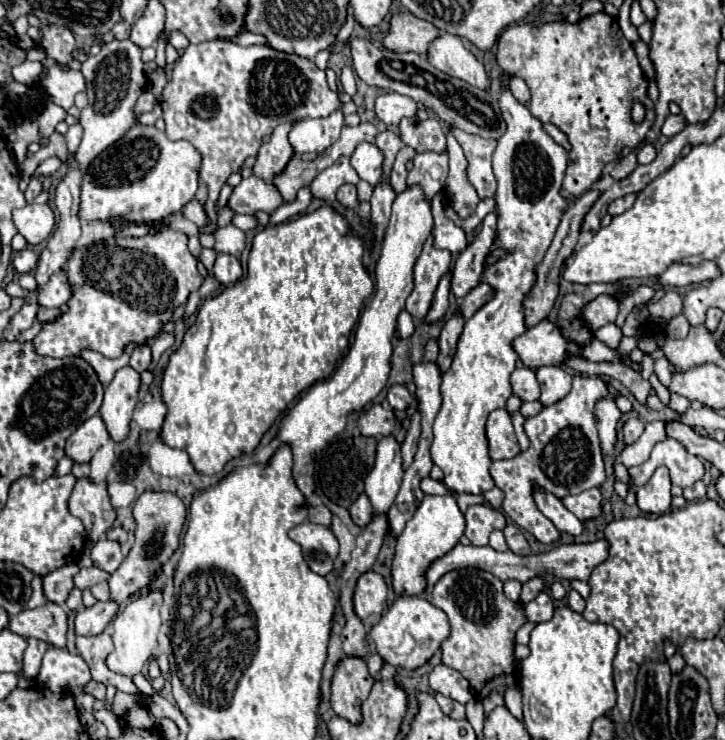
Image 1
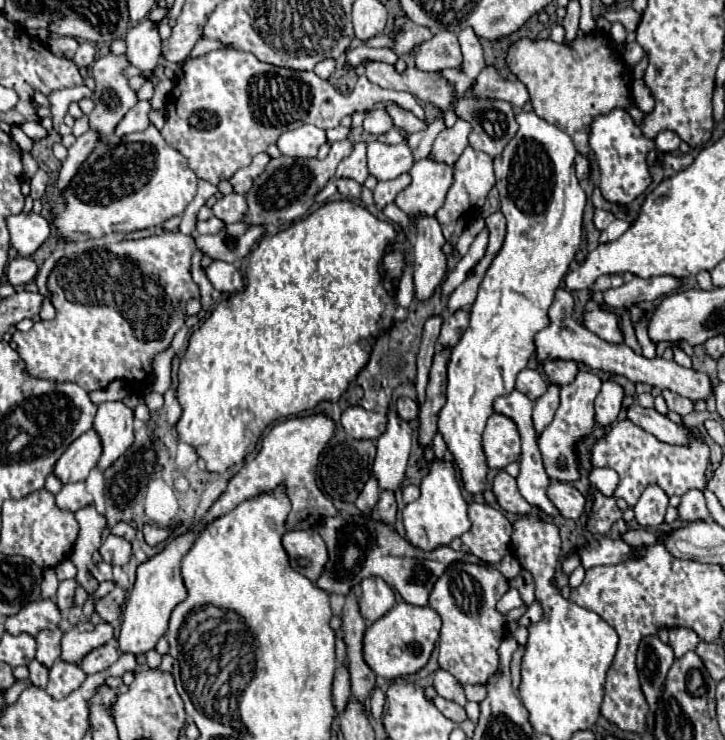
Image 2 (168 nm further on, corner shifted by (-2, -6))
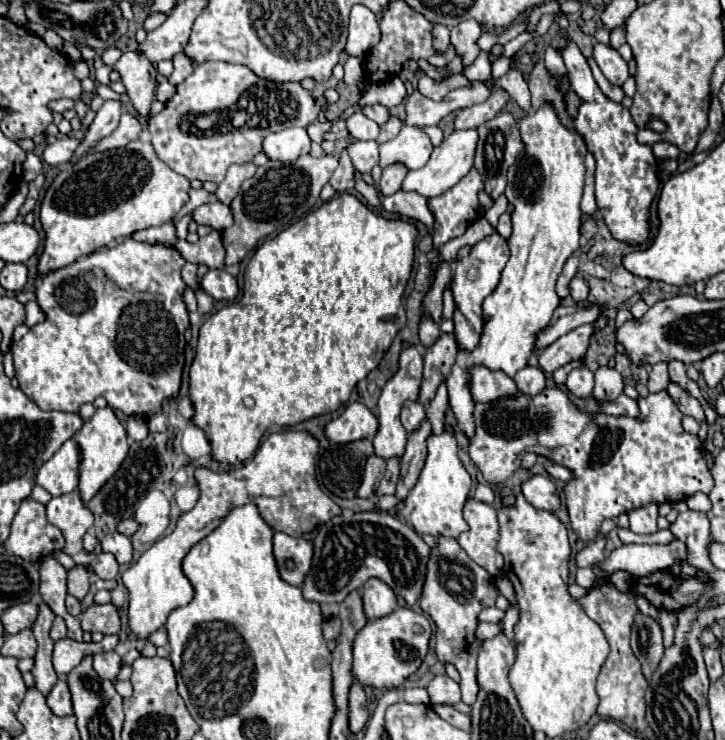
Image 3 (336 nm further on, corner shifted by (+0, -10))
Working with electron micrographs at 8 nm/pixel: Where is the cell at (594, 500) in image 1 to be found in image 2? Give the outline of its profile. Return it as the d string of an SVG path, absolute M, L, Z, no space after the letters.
M550 482L546 488L546 496L564 518L580 518L580 514L584 512L586 498L572 484Z

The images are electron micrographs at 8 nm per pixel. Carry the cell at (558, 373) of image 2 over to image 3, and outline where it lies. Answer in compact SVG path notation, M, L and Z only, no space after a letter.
M592 324L588 326L580 326L564 336L560 336L554 344L550 344L548 348L544 348L538 354L538 364L544 372L552 374L554 370L558 370L564 364L570 364L574 360L580 360L586 354L588 342L590 342L590 334L592 334Z

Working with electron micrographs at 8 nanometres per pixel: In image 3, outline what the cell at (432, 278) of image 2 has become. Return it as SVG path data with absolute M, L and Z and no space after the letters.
M398 190L396 194L384 198L382 194L378 194L382 206L386 212L396 212L398 216L406 216L410 220L418 220L422 222L428 230L434 228L434 216L428 208L428 200L416 192L404 192Z

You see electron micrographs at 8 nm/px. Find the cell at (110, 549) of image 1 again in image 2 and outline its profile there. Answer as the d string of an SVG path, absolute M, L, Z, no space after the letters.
M108 534L108 538L100 546L100 554L106 562L112 562L114 566L124 566L132 556L132 546L124 538Z

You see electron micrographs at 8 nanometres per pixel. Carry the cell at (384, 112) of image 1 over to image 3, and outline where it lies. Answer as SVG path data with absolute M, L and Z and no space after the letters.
M362 112L352 114L346 120L346 126L354 140L376 140L378 132L380 132L380 126L376 122L372 122L370 118L366 118Z

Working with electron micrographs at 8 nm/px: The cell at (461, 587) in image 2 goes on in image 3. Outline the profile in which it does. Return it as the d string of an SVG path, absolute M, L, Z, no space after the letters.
M438 538L438 548L432 548L426 584L420 598L420 608L434 620L436 624L436 656L442 664L454 664L460 672L462 682L462 702L472 704L478 694L476 682L476 658L482 646L482 640L476 636L478 614L480 610L494 606L500 596L494 578L476 562L468 558L468 554L460 548L454 538Z

